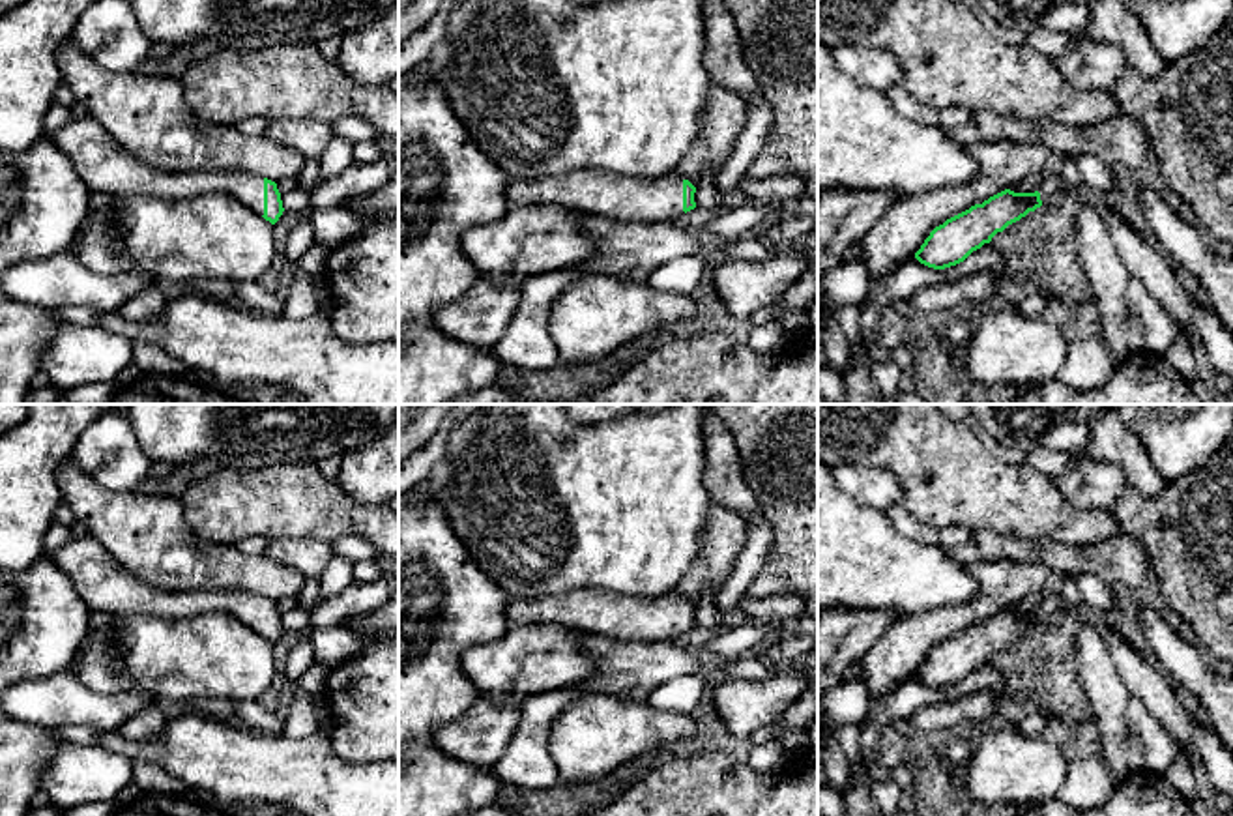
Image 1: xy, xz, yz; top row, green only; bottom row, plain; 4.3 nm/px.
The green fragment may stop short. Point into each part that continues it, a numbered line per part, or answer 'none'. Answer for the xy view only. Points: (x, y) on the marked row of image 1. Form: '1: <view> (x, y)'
1: xy (105, 167)

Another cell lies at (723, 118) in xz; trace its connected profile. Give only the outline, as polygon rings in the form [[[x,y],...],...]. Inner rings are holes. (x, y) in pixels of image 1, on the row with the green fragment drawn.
[[[713,82],[698,135],[675,172],[694,187],[707,174],[717,176],[730,159],[745,122],[747,103],[735,92]]]

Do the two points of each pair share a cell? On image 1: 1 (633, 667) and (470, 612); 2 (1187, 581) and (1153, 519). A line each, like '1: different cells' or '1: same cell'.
1: different cells
2: same cell

